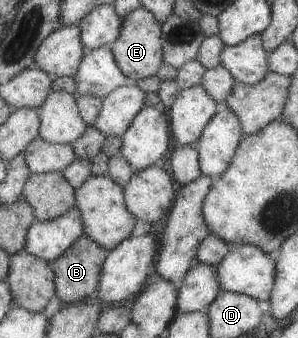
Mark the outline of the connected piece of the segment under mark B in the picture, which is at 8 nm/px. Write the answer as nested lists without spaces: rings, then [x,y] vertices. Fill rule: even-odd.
[[[84,235],[78,237],[57,259],[48,263],[53,271],[55,297],[58,297],[63,304],[79,304],[82,299],[91,296],[97,287],[100,267],[107,254],[108,250],[99,247],[91,239]]]

